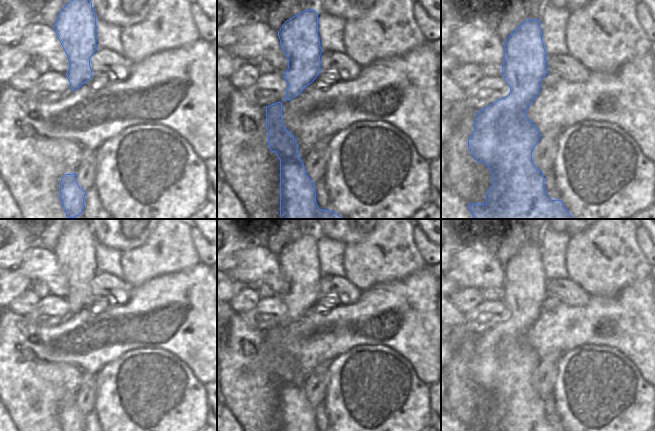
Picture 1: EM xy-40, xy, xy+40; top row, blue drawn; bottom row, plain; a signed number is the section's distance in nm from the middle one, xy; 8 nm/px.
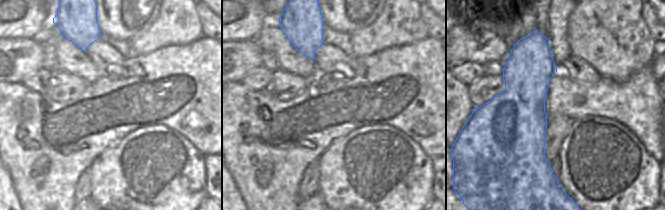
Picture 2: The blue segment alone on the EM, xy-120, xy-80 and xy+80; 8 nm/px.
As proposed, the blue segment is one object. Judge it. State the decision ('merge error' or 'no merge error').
no merge error

